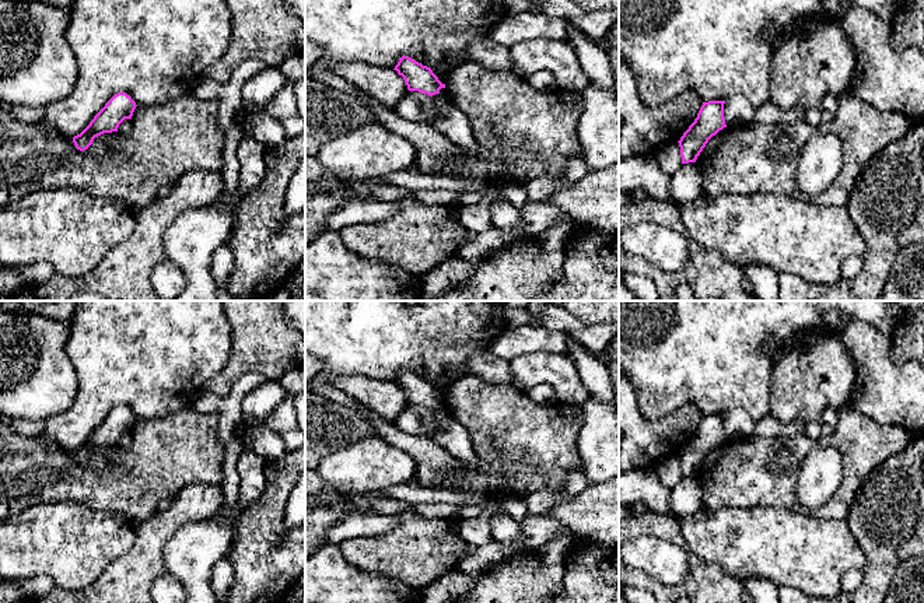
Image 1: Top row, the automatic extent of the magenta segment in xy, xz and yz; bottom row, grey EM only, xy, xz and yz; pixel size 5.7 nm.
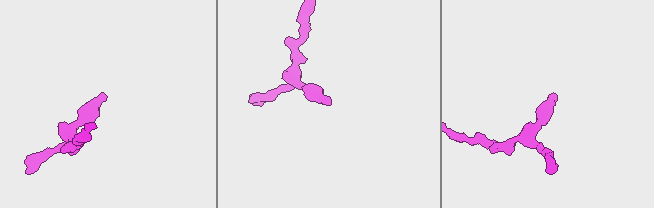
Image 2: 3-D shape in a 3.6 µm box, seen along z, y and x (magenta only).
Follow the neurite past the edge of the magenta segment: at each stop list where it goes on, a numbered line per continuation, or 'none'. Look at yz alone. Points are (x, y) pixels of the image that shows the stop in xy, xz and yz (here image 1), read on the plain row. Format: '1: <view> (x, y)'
none

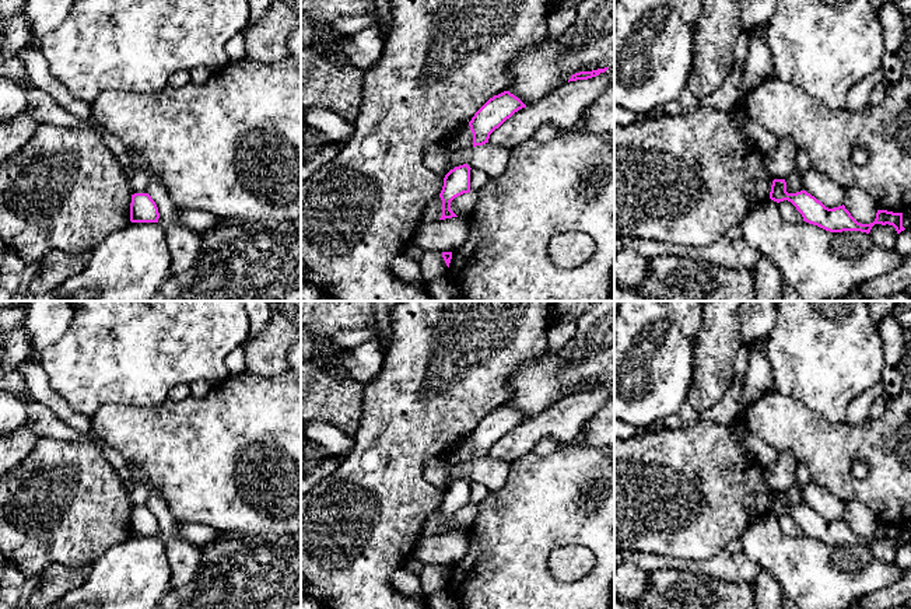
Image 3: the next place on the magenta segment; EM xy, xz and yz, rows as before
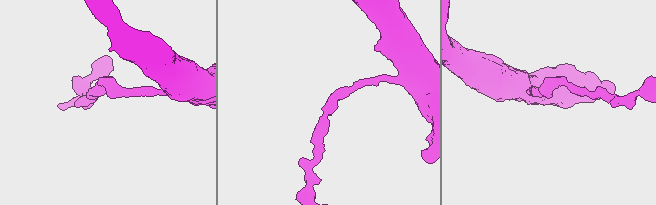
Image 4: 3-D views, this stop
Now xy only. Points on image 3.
none

